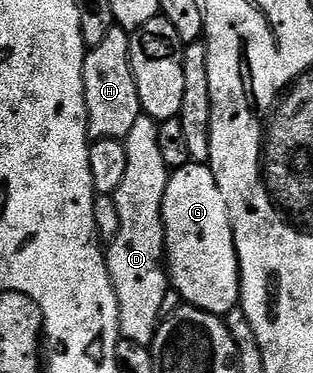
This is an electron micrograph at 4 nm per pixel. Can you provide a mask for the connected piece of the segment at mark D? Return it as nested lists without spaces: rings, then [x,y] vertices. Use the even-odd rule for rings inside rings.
[[[141,115],[131,126],[131,134],[123,141],[127,150],[127,171],[115,193],[117,200],[117,237],[107,248],[109,277],[119,306],[119,330],[121,340],[129,340],[144,348],[152,345],[159,325],[160,311],[165,296],[171,290],[167,275],[165,254],[165,227],[161,217],[163,198],[167,190],[171,170],[163,162],[159,151],[158,121]]]

